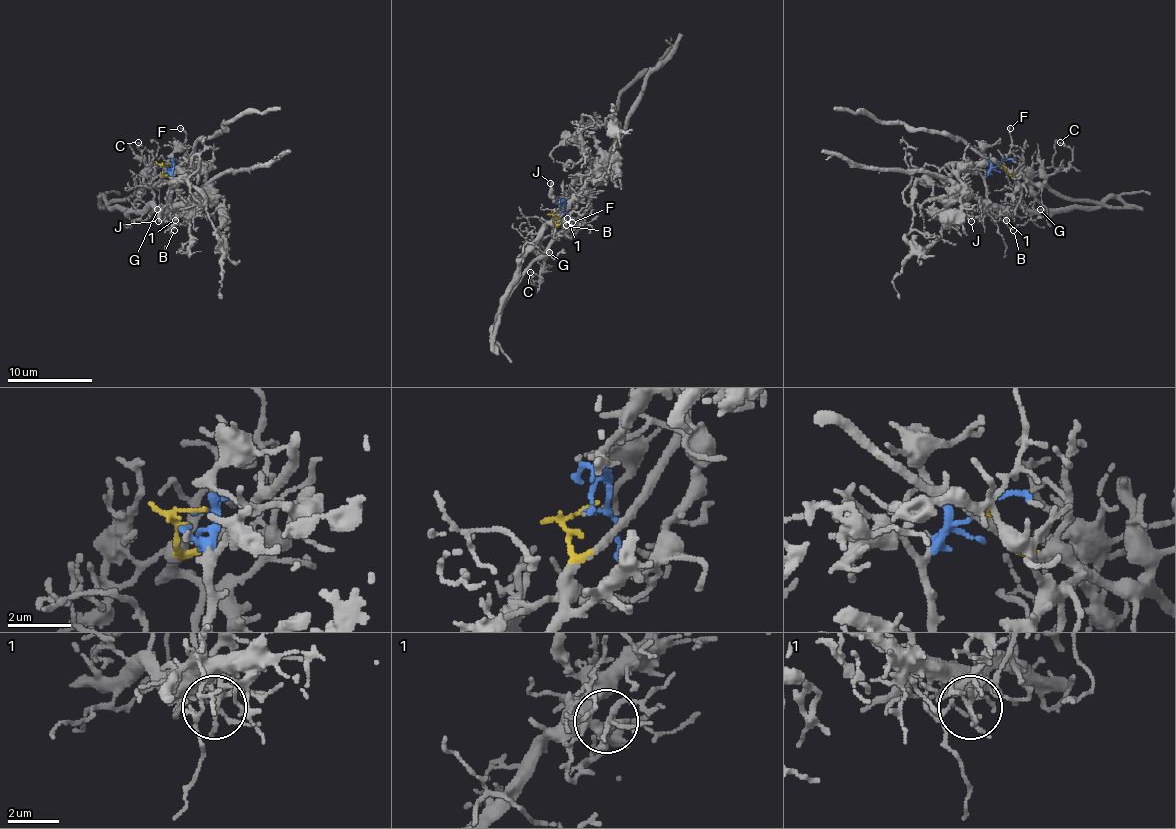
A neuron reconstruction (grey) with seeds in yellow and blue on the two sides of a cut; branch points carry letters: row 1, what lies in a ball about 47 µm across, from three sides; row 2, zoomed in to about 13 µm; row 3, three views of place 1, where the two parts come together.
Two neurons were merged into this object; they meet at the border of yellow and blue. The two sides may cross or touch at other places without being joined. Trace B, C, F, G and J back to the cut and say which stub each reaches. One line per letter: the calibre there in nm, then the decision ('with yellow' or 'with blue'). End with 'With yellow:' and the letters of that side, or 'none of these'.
B: 120 nm | with blue
C: 160 nm | with yellow
F: 130 nm | with yellow
G: 140 nm | with blue
J: 220 nm | with blue
With yellow: C, F

